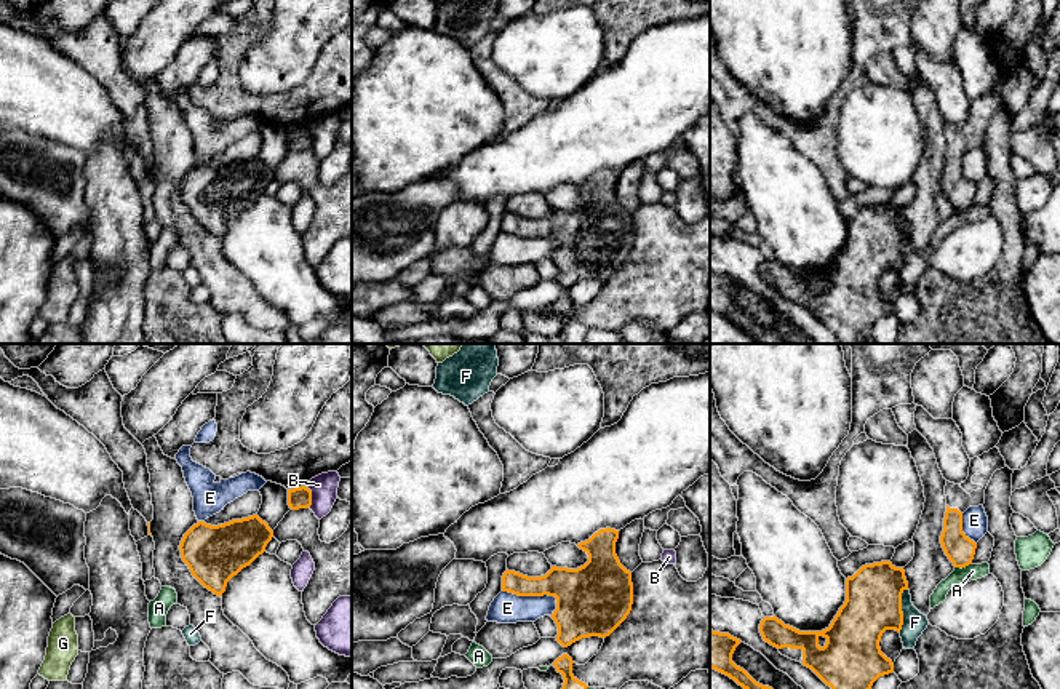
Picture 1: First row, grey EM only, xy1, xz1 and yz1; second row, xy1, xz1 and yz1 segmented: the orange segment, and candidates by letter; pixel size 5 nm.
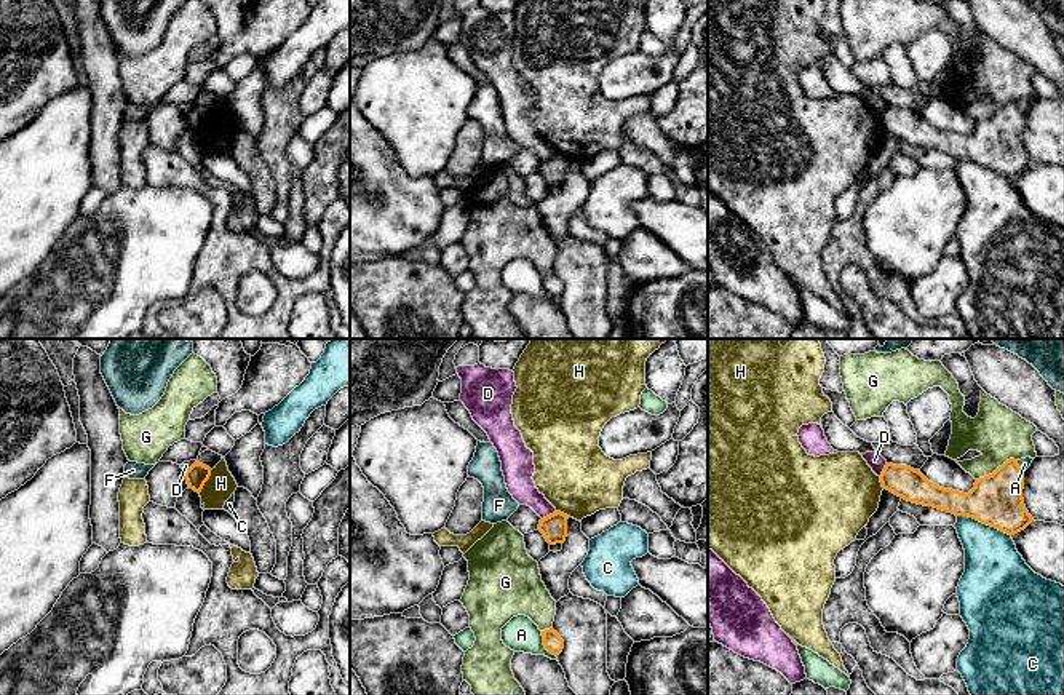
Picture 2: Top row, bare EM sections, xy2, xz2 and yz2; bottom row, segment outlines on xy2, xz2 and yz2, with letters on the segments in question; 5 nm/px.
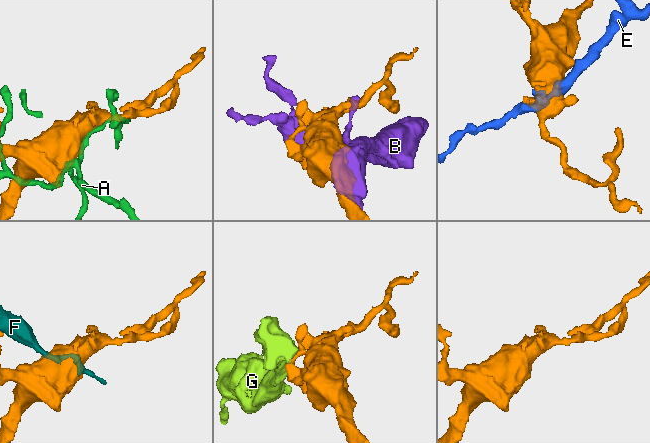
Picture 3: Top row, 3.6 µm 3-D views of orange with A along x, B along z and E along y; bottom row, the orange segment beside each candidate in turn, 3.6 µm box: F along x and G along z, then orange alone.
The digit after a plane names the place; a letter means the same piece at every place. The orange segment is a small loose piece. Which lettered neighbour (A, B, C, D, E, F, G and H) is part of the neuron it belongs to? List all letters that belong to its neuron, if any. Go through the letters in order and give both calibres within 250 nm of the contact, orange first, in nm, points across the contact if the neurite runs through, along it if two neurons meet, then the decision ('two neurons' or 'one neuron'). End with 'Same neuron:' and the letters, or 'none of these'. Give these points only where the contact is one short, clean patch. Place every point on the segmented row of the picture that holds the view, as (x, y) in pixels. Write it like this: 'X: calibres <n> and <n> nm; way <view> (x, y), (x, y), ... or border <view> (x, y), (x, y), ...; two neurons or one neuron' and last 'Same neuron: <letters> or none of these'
A: calibres 90 and 180 nm; two neurons
B: calibres 110 and 130 nm; two neurons
C: calibres 260 and 300 nm; two neurons
D: calibres 130 and 140 nm; border xz2 (556, 512), (542, 520); two neurons
E: calibres 280 and 160 nm; two neurons
F: calibres 280 and 120 nm; two neurons
G: calibres 260 and 260 nm; border yz2 (1016, 459), (1007, 459), (991, 473), (976, 480); two neurons
H: calibres 110 and 150 nm; border xy2 (211, 470), (198, 492); two neurons
Same neuron: none of these

